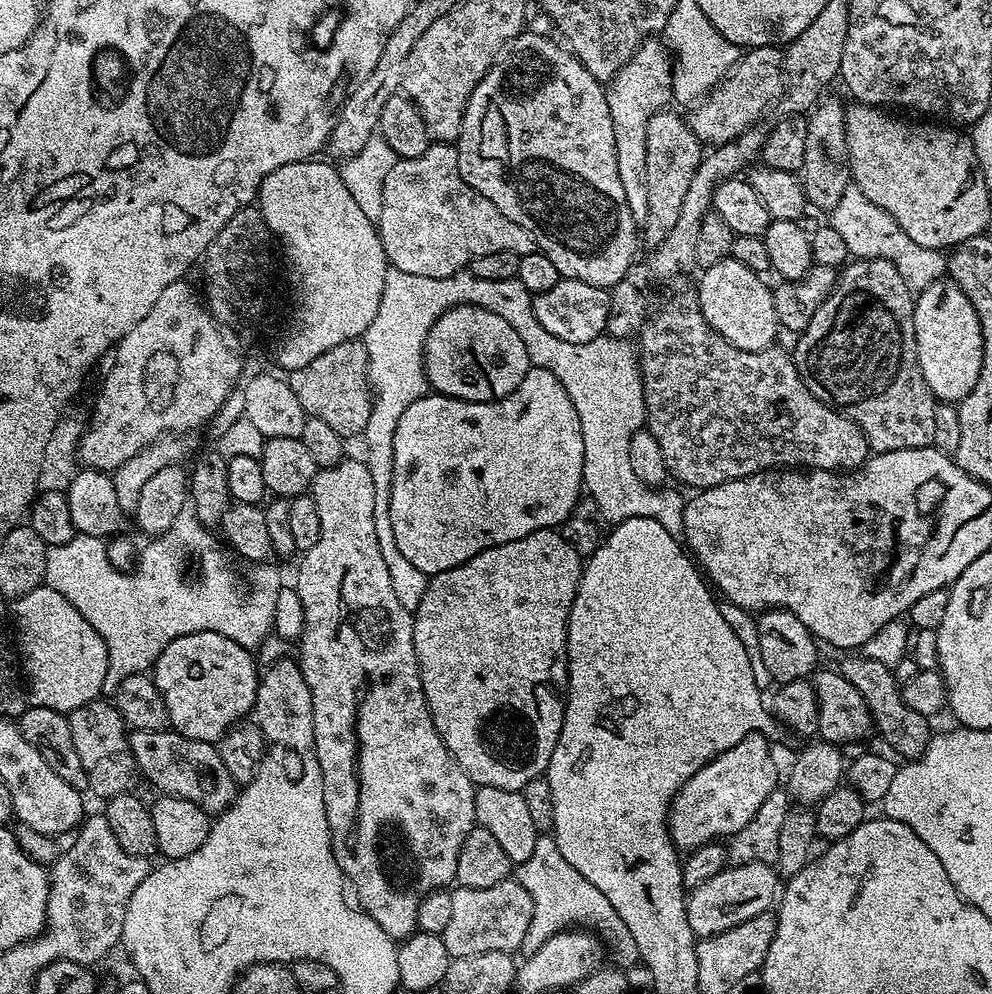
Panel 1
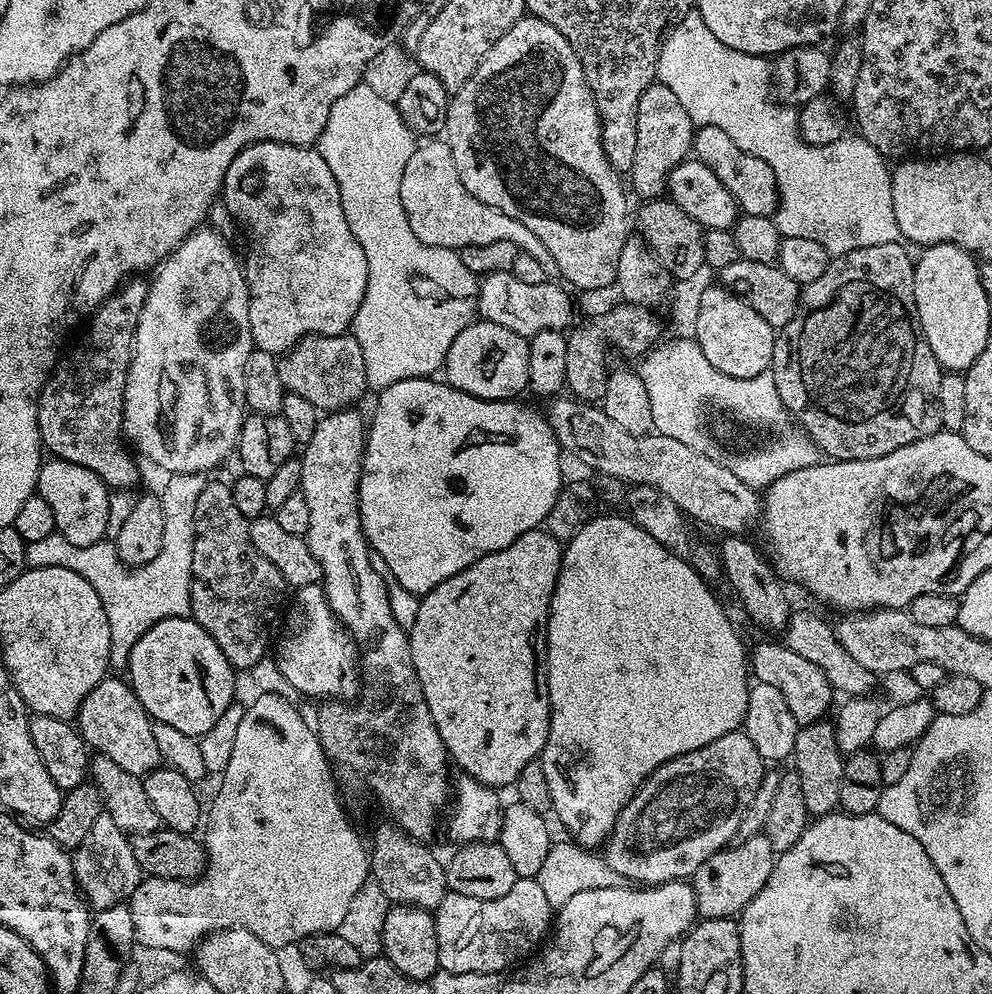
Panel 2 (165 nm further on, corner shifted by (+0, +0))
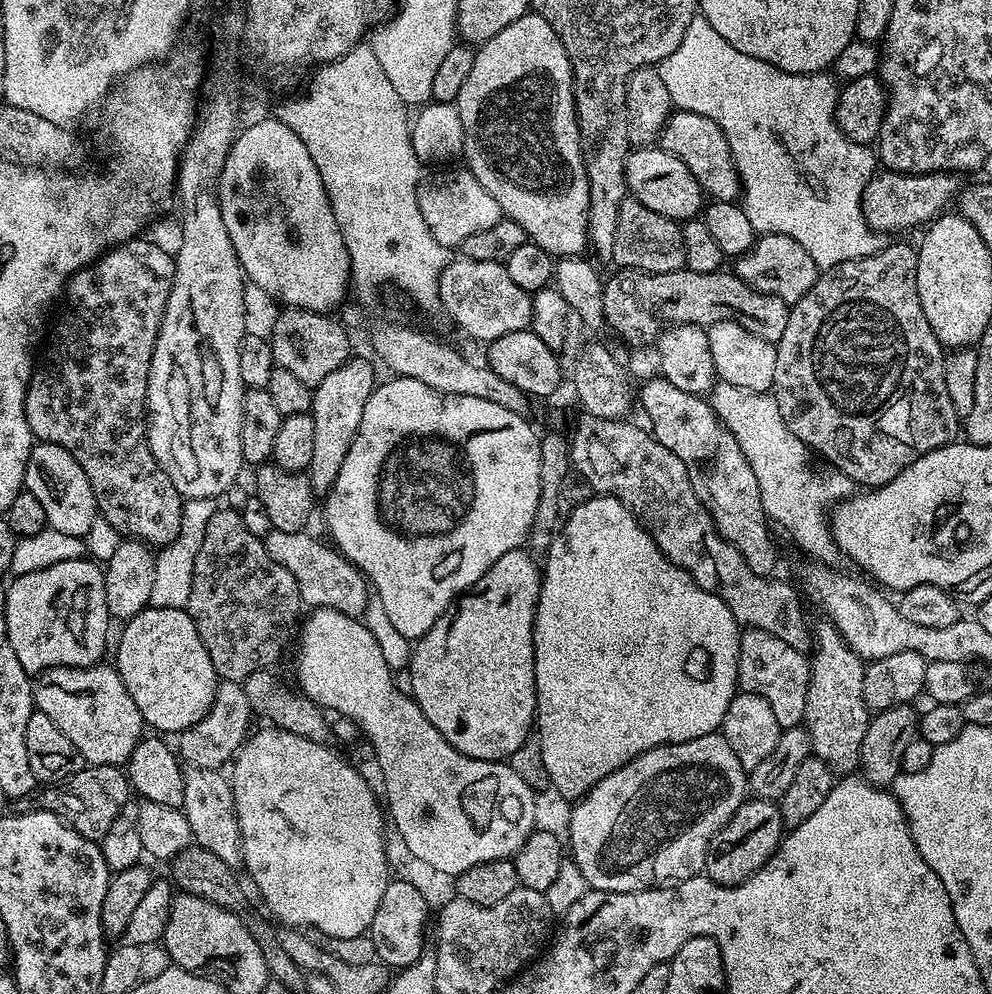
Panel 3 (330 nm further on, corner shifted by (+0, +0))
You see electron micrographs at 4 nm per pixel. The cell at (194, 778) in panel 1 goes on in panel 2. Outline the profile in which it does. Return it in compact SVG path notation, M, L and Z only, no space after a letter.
M112 679L98 682L98 686L86 694L78 713L78 731L93 753L110 758L110 762L122 766L126 774L141 778L149 776L162 764L158 745L154 743L153 721L142 702L138 702L132 685L123 679Z

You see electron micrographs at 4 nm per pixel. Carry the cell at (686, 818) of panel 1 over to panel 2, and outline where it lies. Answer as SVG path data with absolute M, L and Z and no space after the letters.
M742 730L722 734L722 738L710 742L698 750L690 750L686 754L682 754L662 766L658 766L645 778L643 784L640 785L639 792L635 792L627 806L618 814L616 825L612 828L612 834L602 848L605 862L610 866L610 870L614 870L614 874L620 876L621 881L635 882L640 886L668 884L672 880L687 881L696 873L698 866L702 866L702 862L706 862L706 858L710 858L715 852L719 852L721 848L731 841L733 834L738 830L740 820L744 817L744 805L750 802L750 798L754 798L765 771L766 762L760 757L758 750L754 750L754 742L750 742L750 738Z

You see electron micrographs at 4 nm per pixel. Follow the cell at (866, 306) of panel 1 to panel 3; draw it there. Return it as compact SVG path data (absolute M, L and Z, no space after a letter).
M885 243L874 254L850 262L842 262L838 266L821 271L812 289L797 304L791 305L790 322L786 322L786 330L782 333L782 338L775 343L776 361L771 395L775 396L778 402L782 422L786 422L786 426L790 426L793 434L815 455L817 452L822 459L829 460L841 477L851 480L853 485L863 486L868 490L890 483L895 476L902 474L902 470L906 470L906 466L922 458L922 454L953 443L962 432L962 417L958 414L958 410L954 410L954 402L950 402L950 394L946 390L945 349L938 342L934 330L930 330L930 322L926 322L926 314L922 314L922 302L918 298L916 254L917 249L913 245L911 248L908 244Z

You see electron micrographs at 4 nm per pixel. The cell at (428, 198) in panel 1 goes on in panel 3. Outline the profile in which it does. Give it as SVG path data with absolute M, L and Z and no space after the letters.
M444 170L433 171L436 173L429 180L427 177L417 187L416 197L418 198L418 206L422 210L422 218L426 218L426 226L430 226L430 234L434 234L434 238L438 238L438 242L442 242L442 246L452 250L462 242L466 242L466 238L470 238L479 232L490 230L495 224L500 223L502 213L498 202L494 202L490 190L486 190L486 186L482 186L482 182L478 182L478 178L474 178L472 172L467 170L461 170L461 172L440 171Z

